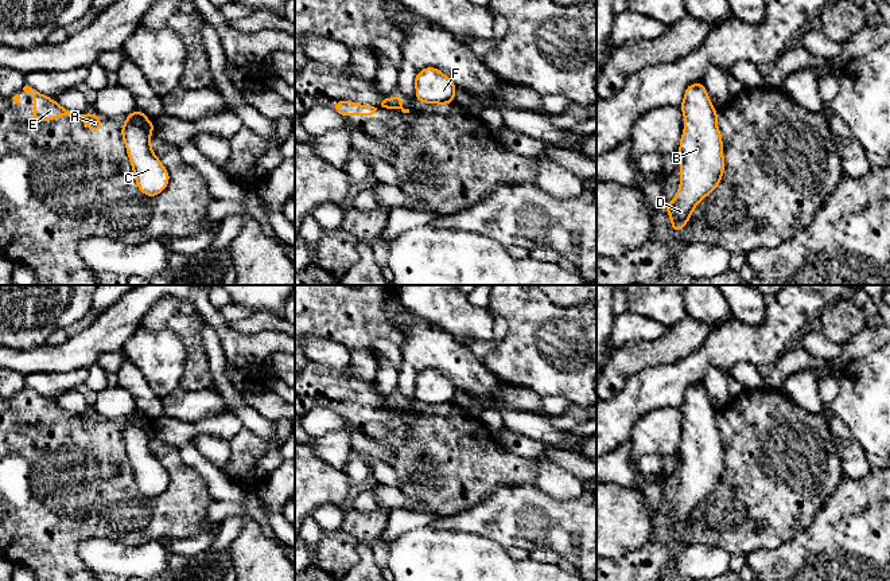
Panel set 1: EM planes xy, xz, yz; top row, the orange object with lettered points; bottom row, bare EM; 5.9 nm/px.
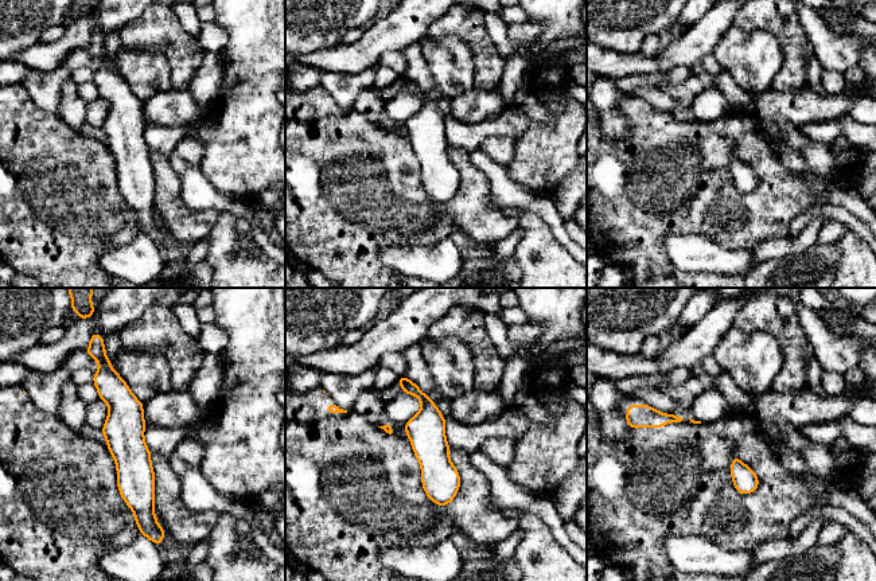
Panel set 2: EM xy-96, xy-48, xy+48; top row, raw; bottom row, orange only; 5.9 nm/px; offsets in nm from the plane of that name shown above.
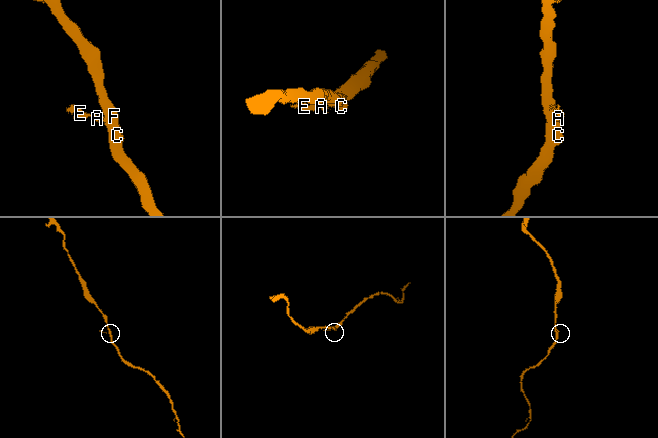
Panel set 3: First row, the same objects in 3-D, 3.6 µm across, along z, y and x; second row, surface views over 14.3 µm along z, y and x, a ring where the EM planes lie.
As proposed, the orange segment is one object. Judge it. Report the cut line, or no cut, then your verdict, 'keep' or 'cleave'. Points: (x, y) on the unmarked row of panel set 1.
xy (131, 417), (144, 422), (151, 432) | cleave

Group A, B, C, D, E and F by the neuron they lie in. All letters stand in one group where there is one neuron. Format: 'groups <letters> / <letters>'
groups A E / B C D F

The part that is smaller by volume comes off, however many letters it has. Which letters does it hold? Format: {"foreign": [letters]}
{"foreign": ["A", "E"]}

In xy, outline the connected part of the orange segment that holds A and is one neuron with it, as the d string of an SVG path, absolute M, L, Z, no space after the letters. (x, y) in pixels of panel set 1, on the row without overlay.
M27 386L23 389L23 391L34 398L35 422L50 422L59 417L69 417L79 420L89 430L94 433L101 433L101 418L97 418L93 414L78 416L67 410L63 410L57 402L38 394L35 390Z

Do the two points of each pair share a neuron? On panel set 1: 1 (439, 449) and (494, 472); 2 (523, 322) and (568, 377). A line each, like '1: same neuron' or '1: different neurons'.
1: same neuron
2: same neuron

